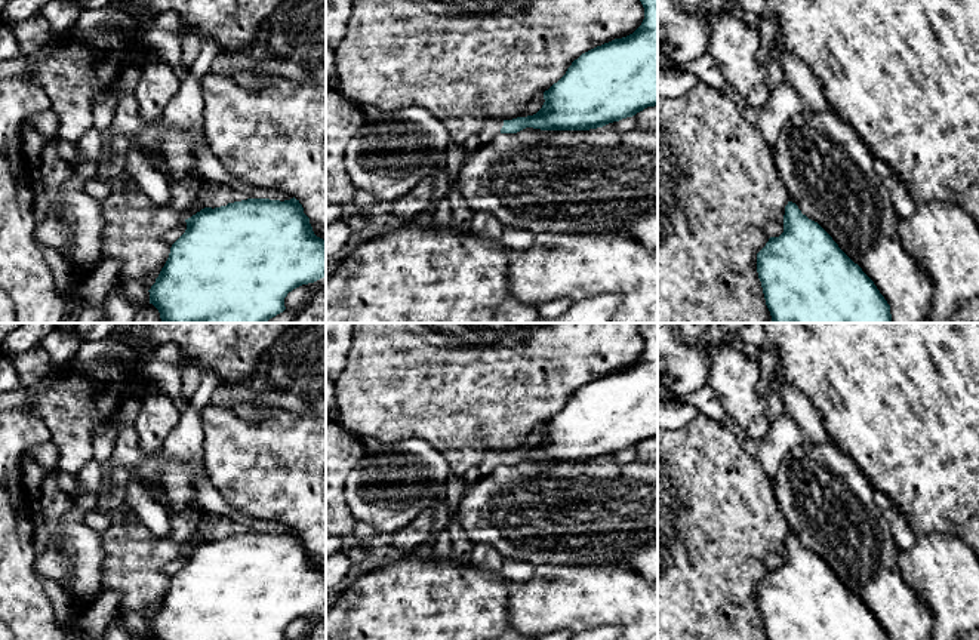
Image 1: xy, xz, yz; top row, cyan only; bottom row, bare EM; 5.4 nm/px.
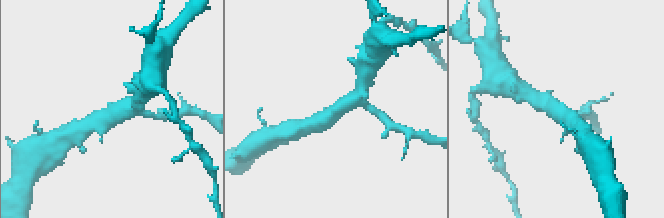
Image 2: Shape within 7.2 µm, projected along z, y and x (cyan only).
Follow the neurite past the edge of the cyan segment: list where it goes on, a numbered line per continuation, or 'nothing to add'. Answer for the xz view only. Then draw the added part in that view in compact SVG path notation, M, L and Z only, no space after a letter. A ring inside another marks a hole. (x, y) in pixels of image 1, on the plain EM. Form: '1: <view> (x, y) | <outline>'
1: xz (493, 458) | M501 450L489 452L486 459L481 464L483 473L489 473L493 468L496 468L498 465L501 465L502 458L504 458L504 452L501 452Z

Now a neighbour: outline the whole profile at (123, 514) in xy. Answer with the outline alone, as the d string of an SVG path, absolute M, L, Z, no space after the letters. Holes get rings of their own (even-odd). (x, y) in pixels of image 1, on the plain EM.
M121 505L110 511L108 517L111 519L113 523L129 523L129 521L138 520L136 513L126 505Z

